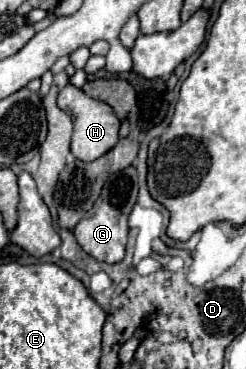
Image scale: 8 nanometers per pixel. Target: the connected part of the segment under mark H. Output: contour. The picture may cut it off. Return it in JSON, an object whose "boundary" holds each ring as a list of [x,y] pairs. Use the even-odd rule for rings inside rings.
{"boundary":[[[68,84],[66,88],[62,88],[58,92],[58,108],[68,112],[72,116],[72,122],[74,122],[74,134],[72,134],[72,142],[70,142],[70,150],[72,150],[74,158],[78,158],[82,162],[92,162],[116,146],[120,120],[108,104],[92,100],[80,88]]]}

